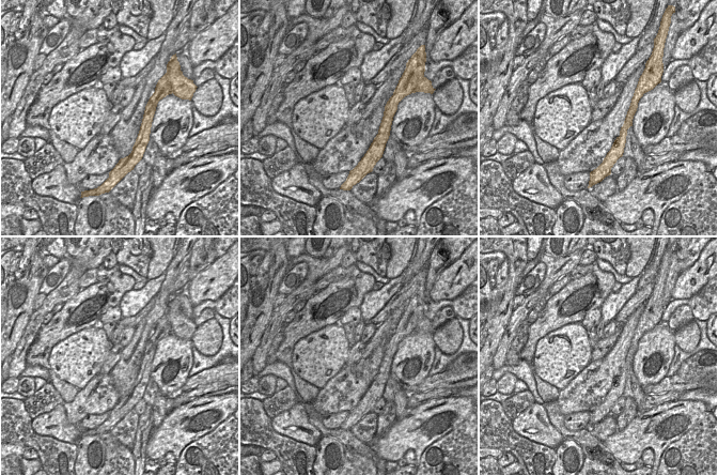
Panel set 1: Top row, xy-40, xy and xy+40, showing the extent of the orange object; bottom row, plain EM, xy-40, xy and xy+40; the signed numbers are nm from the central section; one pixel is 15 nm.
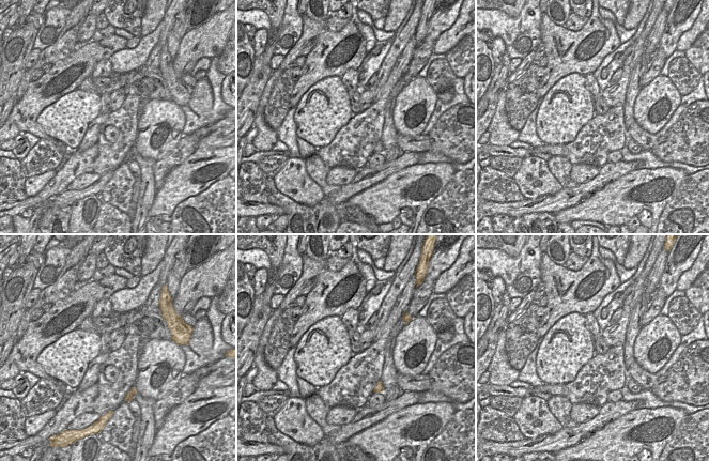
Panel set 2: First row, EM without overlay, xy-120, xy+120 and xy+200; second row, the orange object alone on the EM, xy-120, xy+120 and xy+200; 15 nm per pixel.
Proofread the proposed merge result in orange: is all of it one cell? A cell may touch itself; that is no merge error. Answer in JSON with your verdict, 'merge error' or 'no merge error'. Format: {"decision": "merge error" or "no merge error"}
{"decision": "merge error"}

